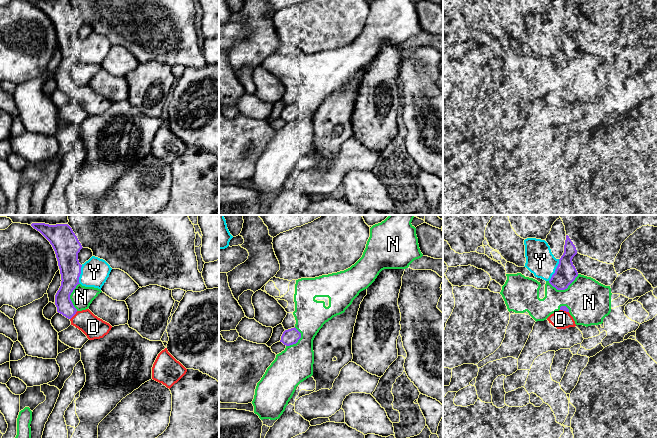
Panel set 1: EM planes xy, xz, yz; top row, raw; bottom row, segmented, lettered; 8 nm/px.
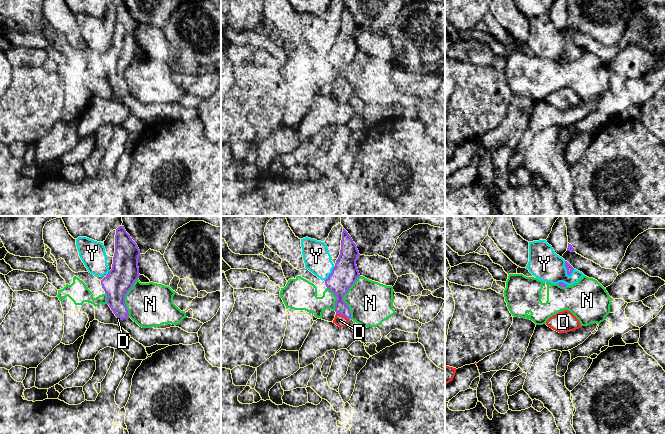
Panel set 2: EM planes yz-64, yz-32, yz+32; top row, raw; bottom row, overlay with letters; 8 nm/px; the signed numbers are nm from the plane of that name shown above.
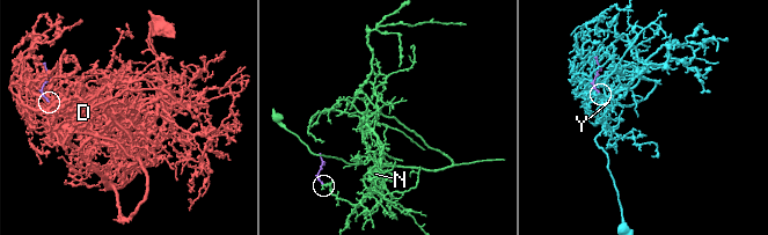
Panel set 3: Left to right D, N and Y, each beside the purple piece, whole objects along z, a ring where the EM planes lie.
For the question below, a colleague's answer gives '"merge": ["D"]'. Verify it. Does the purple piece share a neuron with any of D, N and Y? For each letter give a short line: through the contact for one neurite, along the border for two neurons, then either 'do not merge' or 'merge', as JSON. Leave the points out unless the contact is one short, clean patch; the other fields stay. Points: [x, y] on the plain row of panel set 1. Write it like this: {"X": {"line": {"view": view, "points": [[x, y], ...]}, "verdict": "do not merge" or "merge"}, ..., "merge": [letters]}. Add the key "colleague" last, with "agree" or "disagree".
{"D": {"verdict": "merge"}, "N": {"verdict": "do not merge"}, "Y": {"verdict": "do not merge"}, "merge": ["D"], "colleague": "agree"}

